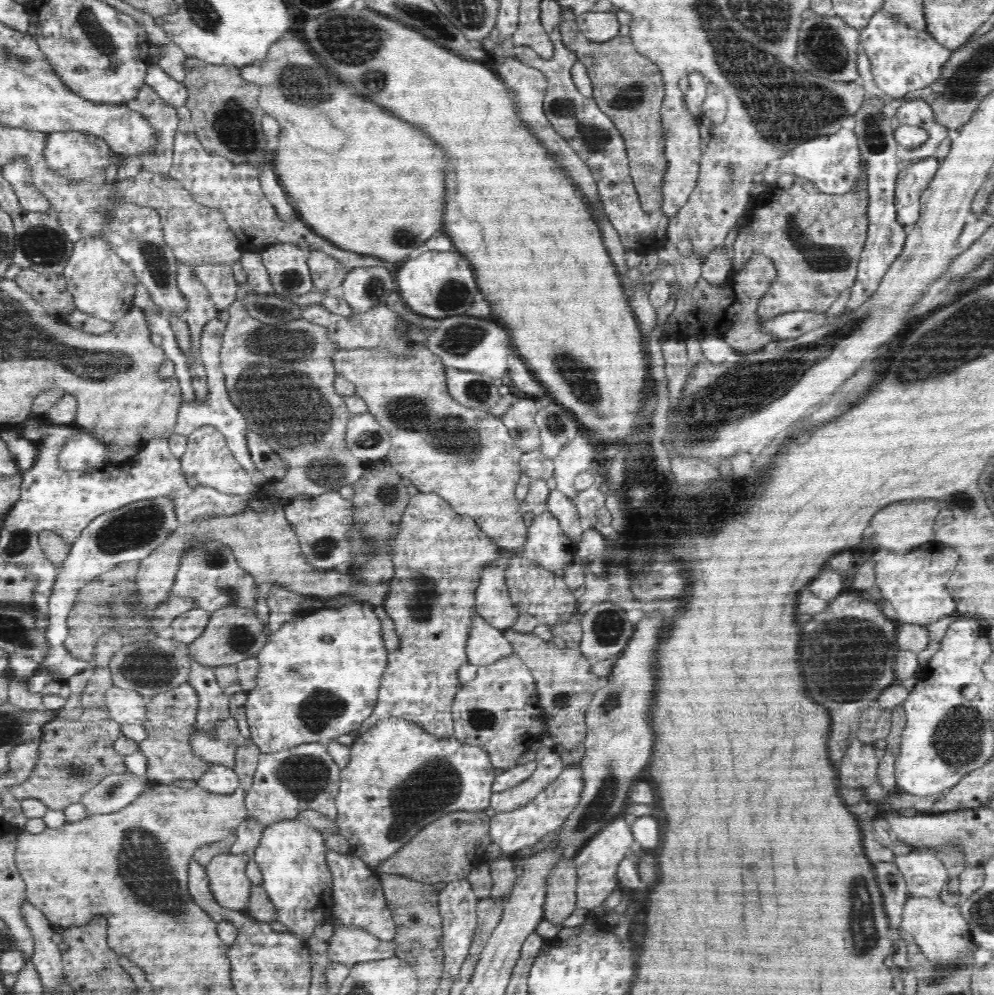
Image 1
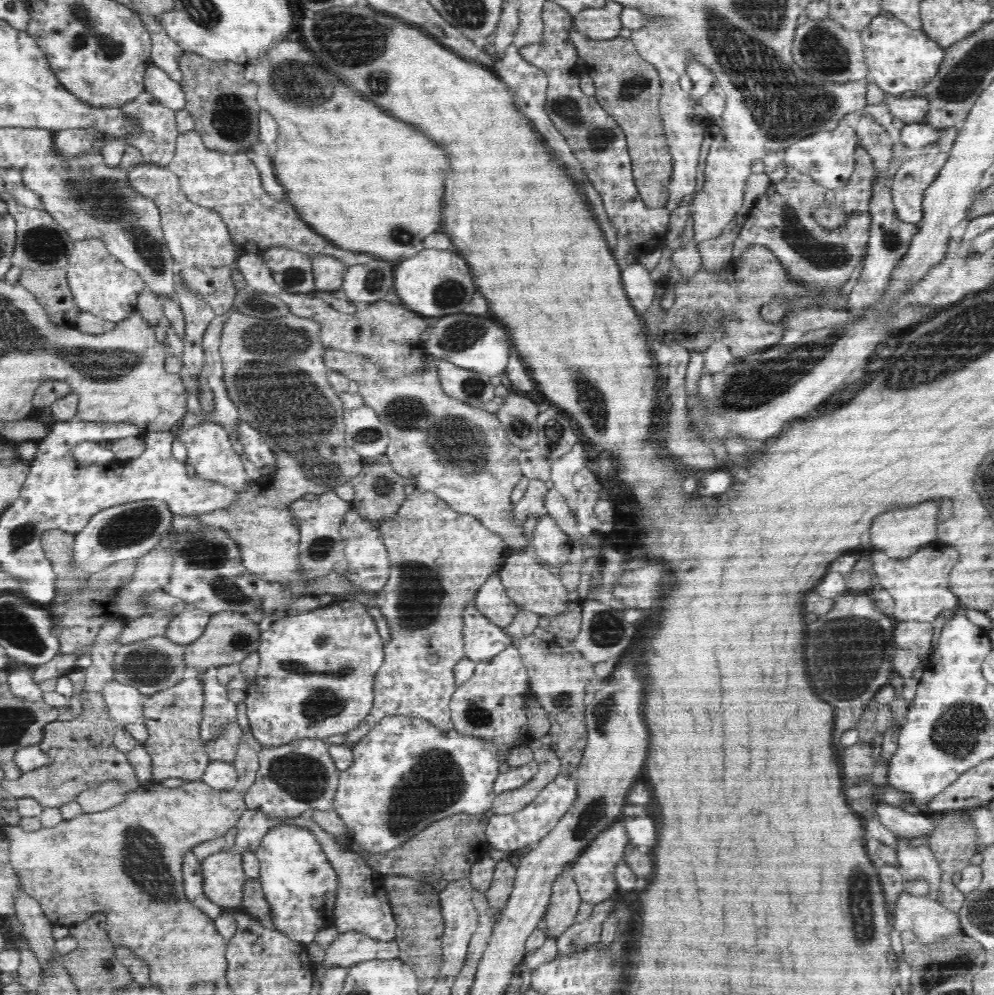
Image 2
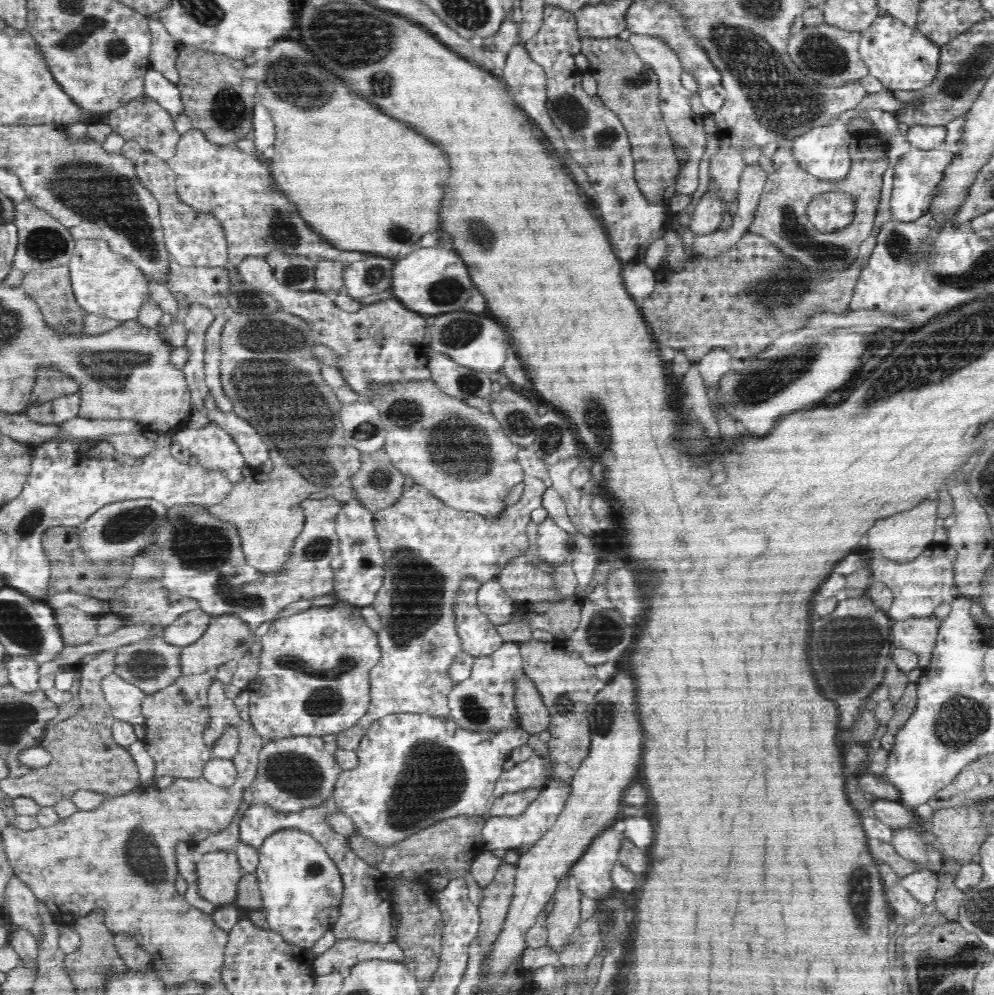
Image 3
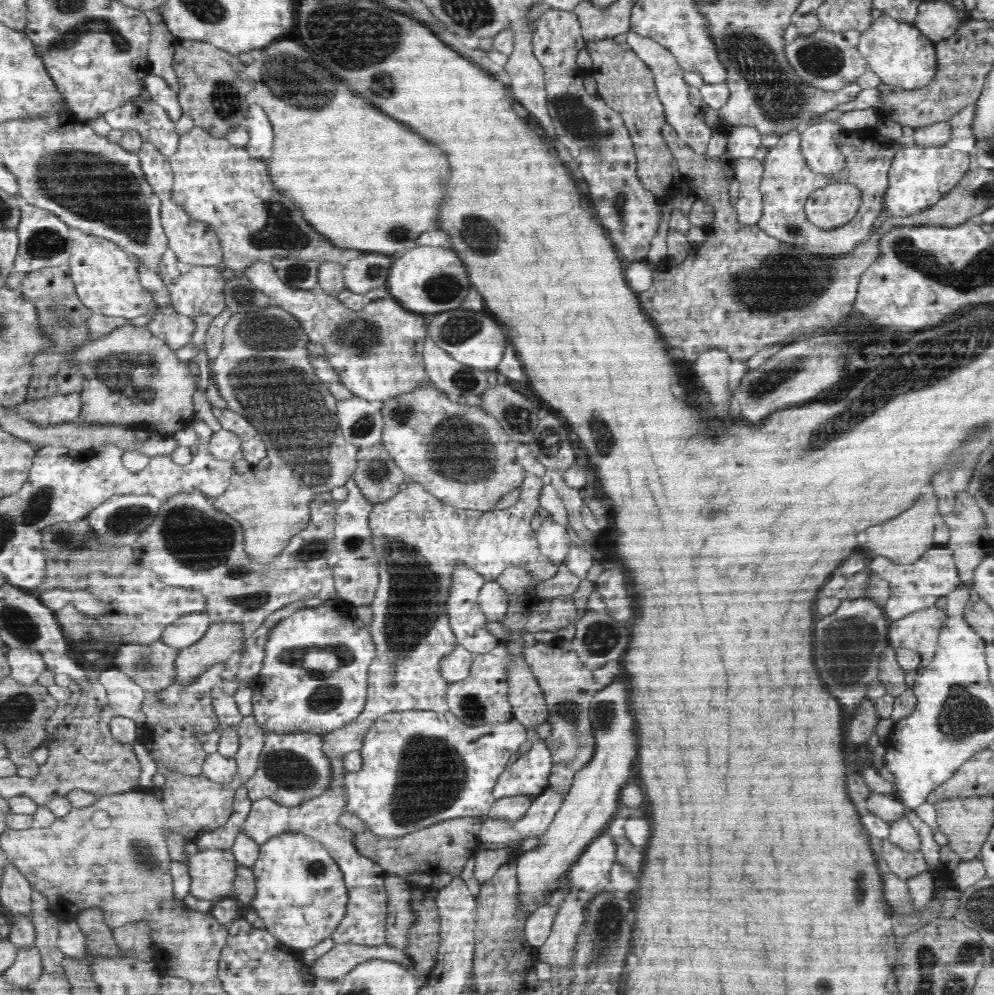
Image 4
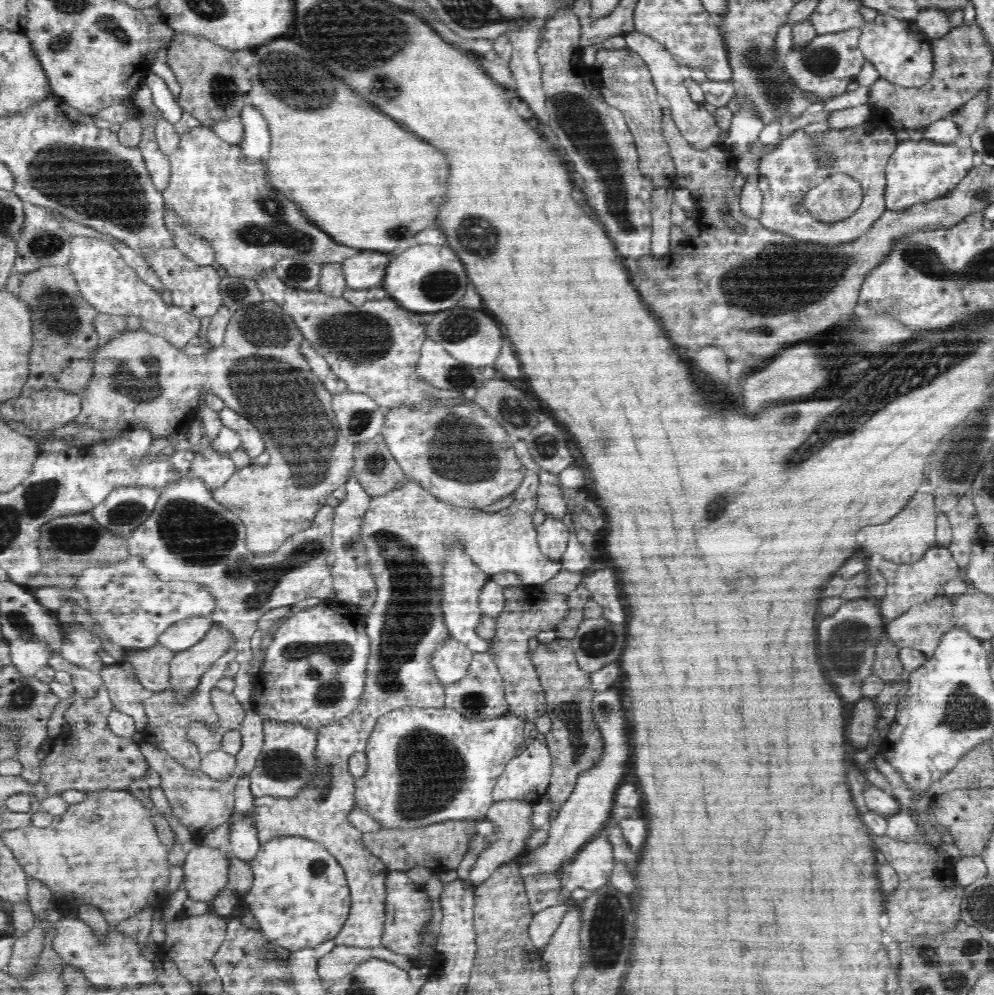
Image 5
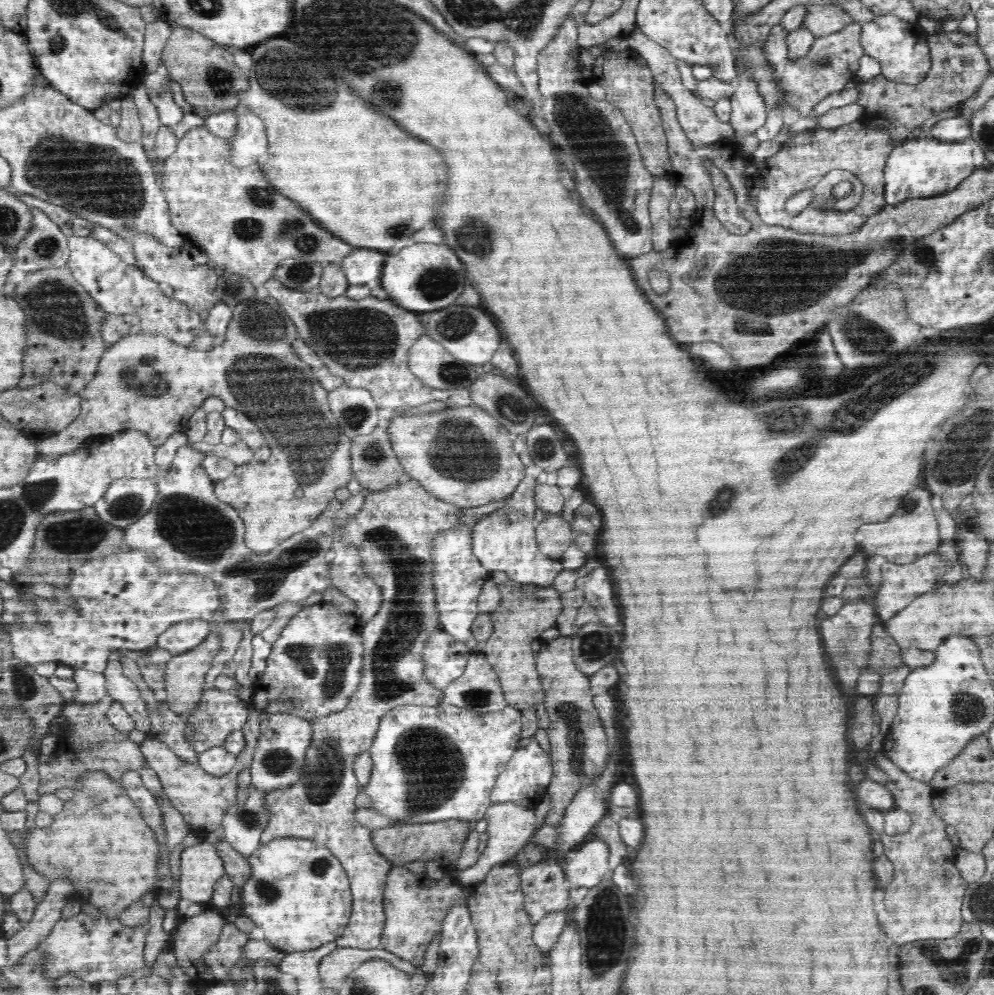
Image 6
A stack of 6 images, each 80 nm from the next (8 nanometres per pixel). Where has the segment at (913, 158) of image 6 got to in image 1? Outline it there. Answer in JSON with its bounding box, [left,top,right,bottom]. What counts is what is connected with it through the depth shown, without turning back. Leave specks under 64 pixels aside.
[894,155,942,227]

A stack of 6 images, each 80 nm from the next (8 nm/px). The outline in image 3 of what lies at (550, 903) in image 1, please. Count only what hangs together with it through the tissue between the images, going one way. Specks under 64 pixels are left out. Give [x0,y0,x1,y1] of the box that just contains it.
[545,873,580,954]

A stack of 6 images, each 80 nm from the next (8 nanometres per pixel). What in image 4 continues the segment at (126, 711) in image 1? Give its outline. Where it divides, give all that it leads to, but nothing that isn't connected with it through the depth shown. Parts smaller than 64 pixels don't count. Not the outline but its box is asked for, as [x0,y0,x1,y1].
[99,666,146,726]

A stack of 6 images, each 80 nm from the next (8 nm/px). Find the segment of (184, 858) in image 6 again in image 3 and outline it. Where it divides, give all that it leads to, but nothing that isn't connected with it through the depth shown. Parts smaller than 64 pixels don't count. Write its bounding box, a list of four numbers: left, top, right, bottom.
[197,850,243,905]

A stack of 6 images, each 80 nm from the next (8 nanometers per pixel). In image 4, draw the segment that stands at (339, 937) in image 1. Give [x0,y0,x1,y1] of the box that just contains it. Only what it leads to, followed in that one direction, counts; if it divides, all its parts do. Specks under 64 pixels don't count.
[311,944,412,979]

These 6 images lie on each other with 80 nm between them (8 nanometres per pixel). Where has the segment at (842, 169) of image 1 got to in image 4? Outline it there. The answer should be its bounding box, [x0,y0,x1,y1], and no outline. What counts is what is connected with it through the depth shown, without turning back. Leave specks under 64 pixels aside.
[801,120,846,174]

